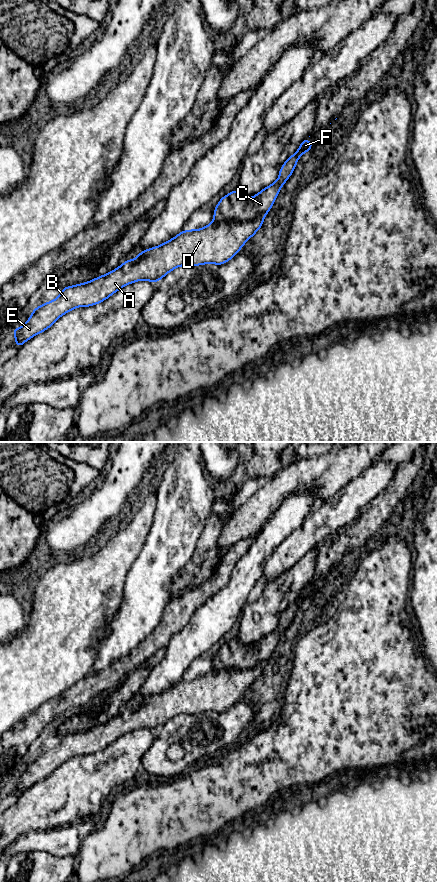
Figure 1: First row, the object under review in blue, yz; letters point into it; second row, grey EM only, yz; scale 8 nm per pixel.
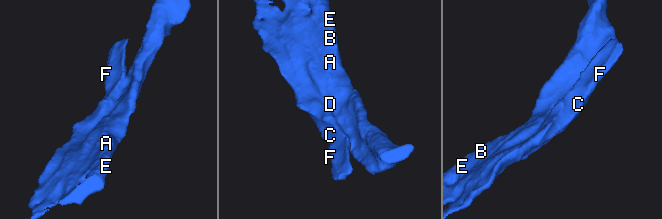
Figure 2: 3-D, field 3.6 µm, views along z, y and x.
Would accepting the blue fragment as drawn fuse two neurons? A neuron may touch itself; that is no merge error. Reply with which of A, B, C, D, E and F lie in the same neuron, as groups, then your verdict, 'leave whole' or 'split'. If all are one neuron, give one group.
A B C D E F; leave whole

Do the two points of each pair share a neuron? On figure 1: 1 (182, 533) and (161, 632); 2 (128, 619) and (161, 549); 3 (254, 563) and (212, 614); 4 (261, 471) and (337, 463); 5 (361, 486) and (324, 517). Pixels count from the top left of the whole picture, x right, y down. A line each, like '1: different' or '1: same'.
1: different
2: same
3: same
4: different
5: same

